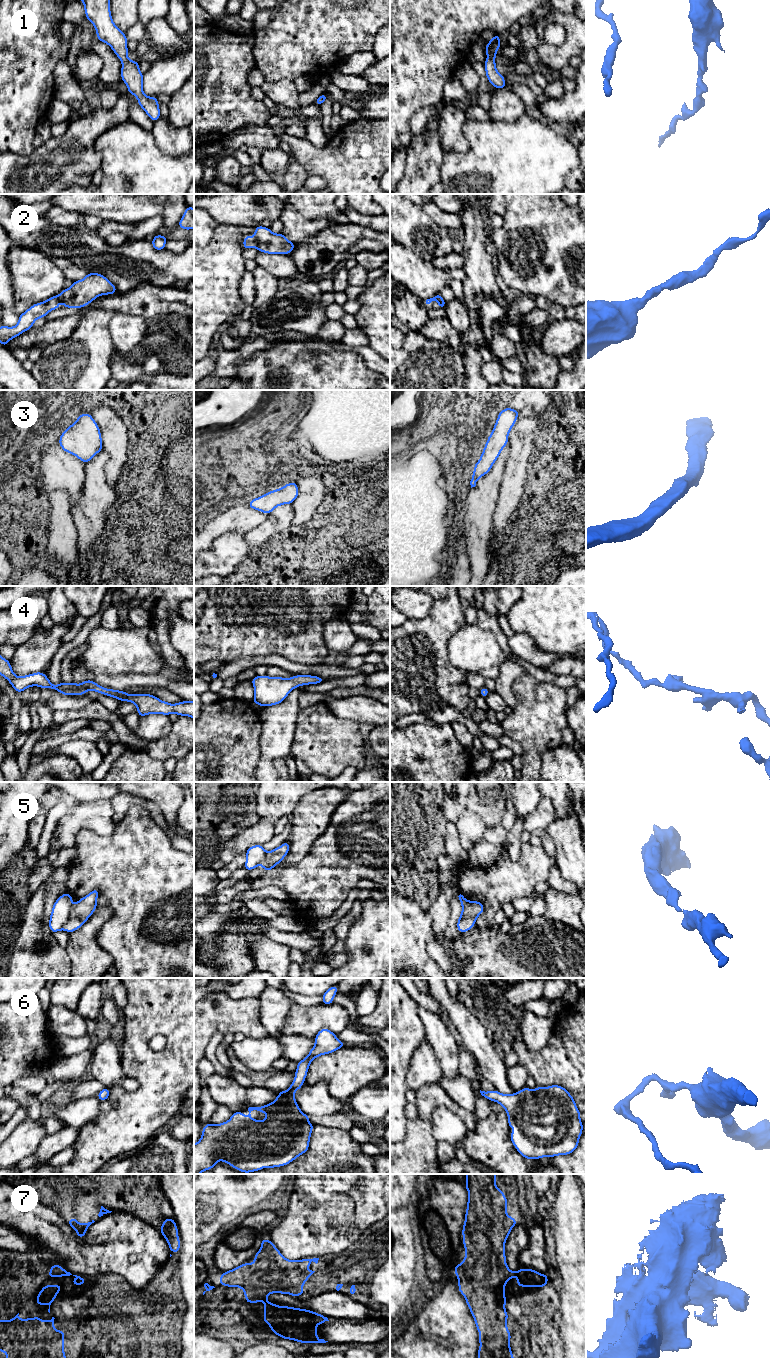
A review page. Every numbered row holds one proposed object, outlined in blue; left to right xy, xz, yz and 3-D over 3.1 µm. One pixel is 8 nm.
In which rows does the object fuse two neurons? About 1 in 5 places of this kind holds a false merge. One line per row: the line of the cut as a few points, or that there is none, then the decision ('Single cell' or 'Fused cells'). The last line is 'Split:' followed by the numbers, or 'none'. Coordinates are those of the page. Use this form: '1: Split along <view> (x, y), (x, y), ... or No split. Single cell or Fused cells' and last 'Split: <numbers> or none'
1: No split. Single cell
2: No split. Single cell
3: No split. Single cell
4: No split. Single cell
5: Split along xy (71, 907), (69, 919), (62, 928). Fused cells
6: No split. Single cell
7: No split. Single cell
Split: 5

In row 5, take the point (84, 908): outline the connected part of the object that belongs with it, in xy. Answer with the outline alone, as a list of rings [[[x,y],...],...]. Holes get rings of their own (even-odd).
[[[94,889],[88,895],[78,900],[71,907],[70,918],[64,925],[63,930],[66,932],[74,932],[79,929],[97,909],[97,898],[99,890]]]

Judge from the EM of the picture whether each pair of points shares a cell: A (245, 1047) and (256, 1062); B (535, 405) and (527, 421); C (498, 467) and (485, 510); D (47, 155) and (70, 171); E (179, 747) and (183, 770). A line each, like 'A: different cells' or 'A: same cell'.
A: same cell
B: different cells
C: same cell
D: same cell
E: different cells

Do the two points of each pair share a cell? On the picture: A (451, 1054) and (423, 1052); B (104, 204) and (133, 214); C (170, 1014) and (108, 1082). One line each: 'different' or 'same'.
A: different
B: same
C: different

